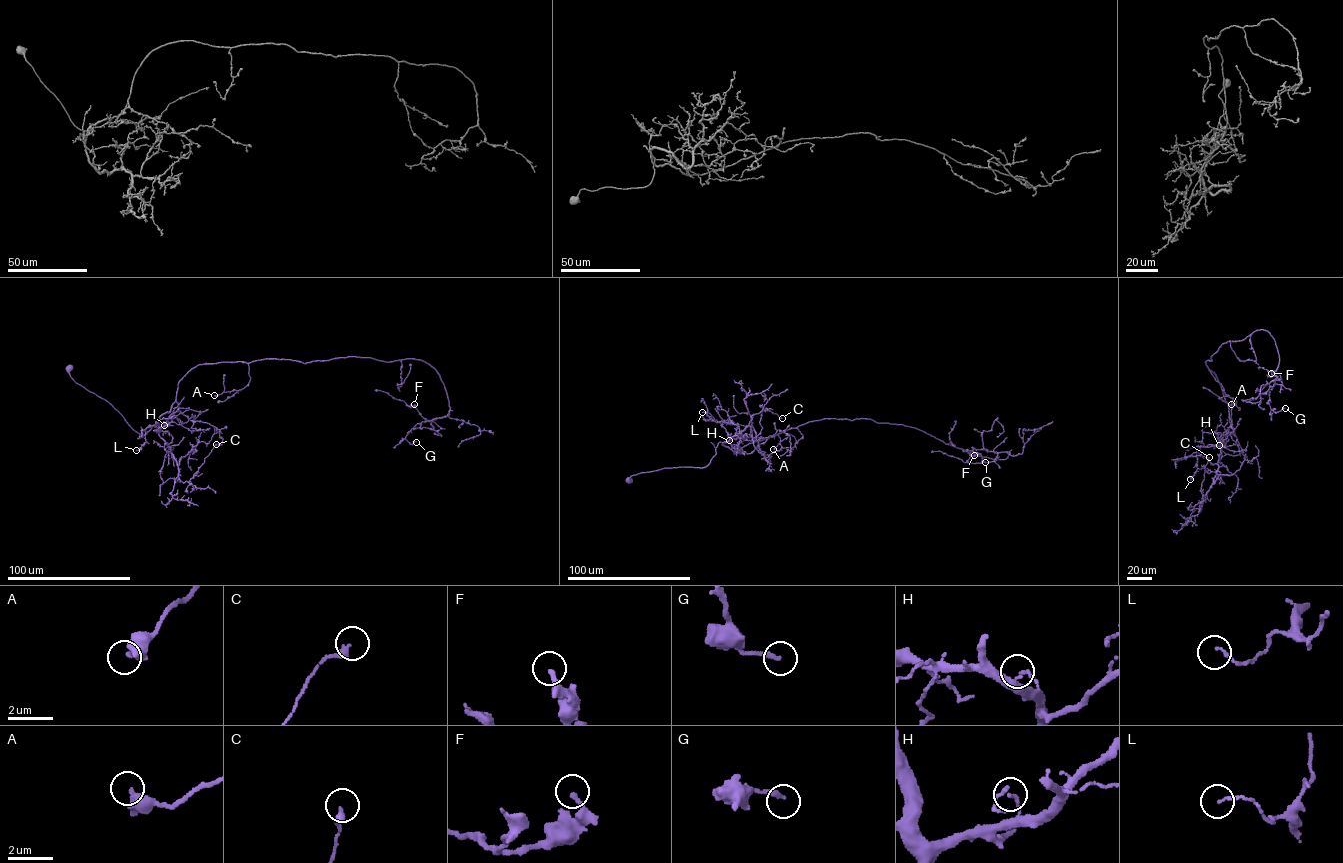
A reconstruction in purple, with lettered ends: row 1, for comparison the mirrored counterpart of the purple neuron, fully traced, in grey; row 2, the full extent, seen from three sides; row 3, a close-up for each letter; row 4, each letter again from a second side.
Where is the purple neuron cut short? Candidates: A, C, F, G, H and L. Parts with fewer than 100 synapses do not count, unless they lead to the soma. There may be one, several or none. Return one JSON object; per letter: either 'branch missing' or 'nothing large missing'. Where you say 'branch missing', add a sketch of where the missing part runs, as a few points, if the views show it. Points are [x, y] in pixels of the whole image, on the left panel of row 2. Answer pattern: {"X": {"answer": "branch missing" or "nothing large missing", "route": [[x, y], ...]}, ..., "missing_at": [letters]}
{"A": {"answer": "nothing large missing"}, "C": {"answer": "nothing large missing"}, "F": {"answer": "nothing large missing"}, "G": {"answer": "nothing large missing"}, "H": {"answer": "nothing large missing"}, "L": {"answer": "nothing large missing"}, "missing_at": []}

